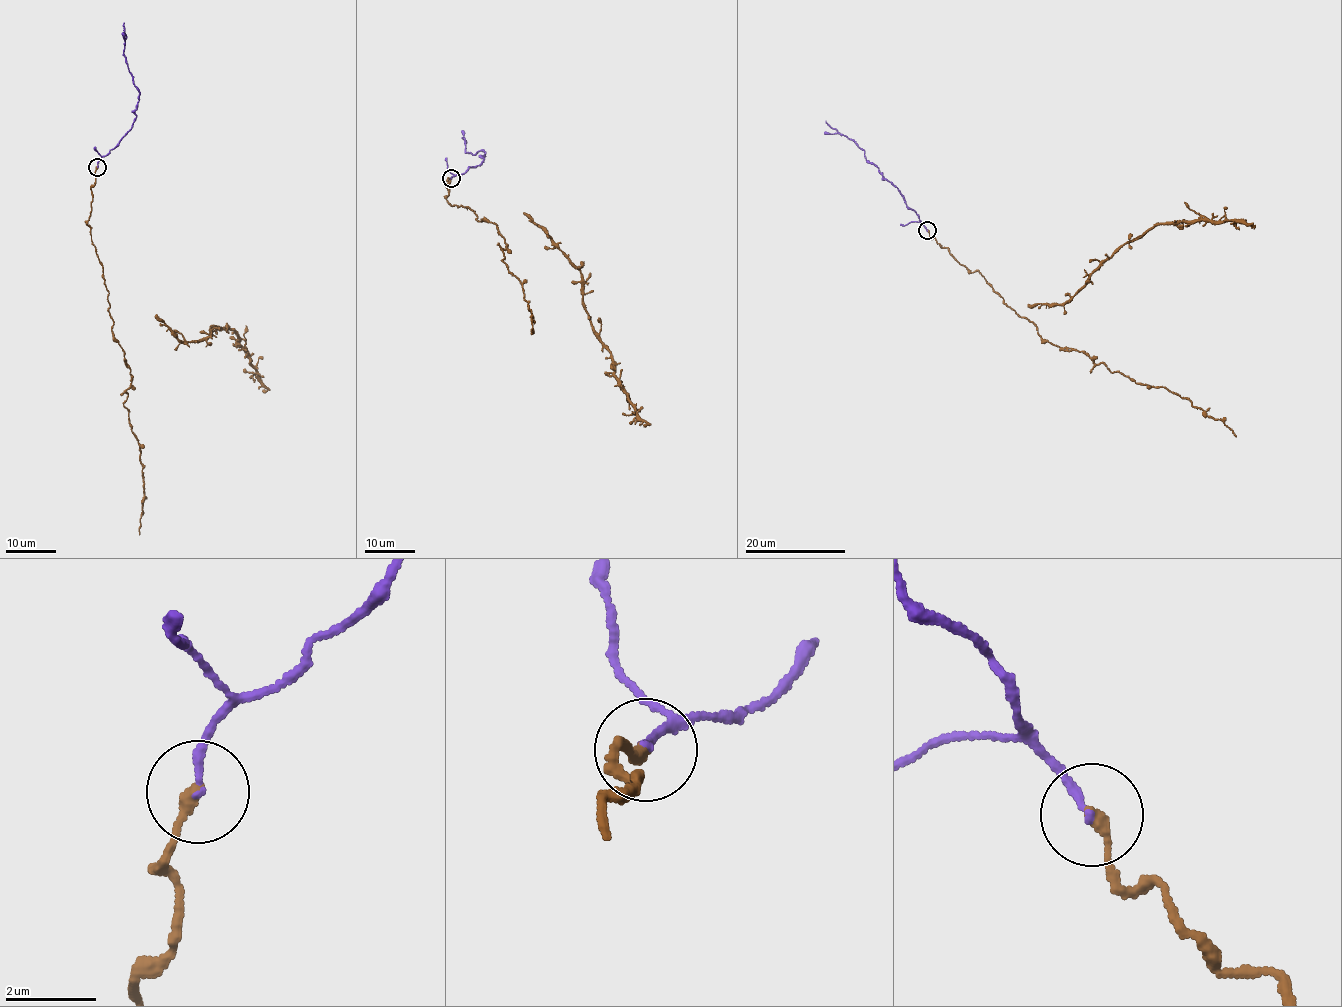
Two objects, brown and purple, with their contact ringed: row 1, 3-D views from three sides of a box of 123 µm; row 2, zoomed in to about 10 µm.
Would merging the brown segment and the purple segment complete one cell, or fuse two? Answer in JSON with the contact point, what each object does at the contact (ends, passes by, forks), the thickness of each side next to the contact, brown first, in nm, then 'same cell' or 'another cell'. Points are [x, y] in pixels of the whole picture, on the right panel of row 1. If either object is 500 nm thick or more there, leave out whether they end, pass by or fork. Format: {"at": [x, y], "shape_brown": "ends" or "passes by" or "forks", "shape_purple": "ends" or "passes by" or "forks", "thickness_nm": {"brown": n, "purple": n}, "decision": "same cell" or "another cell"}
{"at": [927, 230], "shape_brown": "ends", "shape_purple": "ends", "thickness_nm": {"brown": 280, "purple": 170}, "decision": "same cell"}

